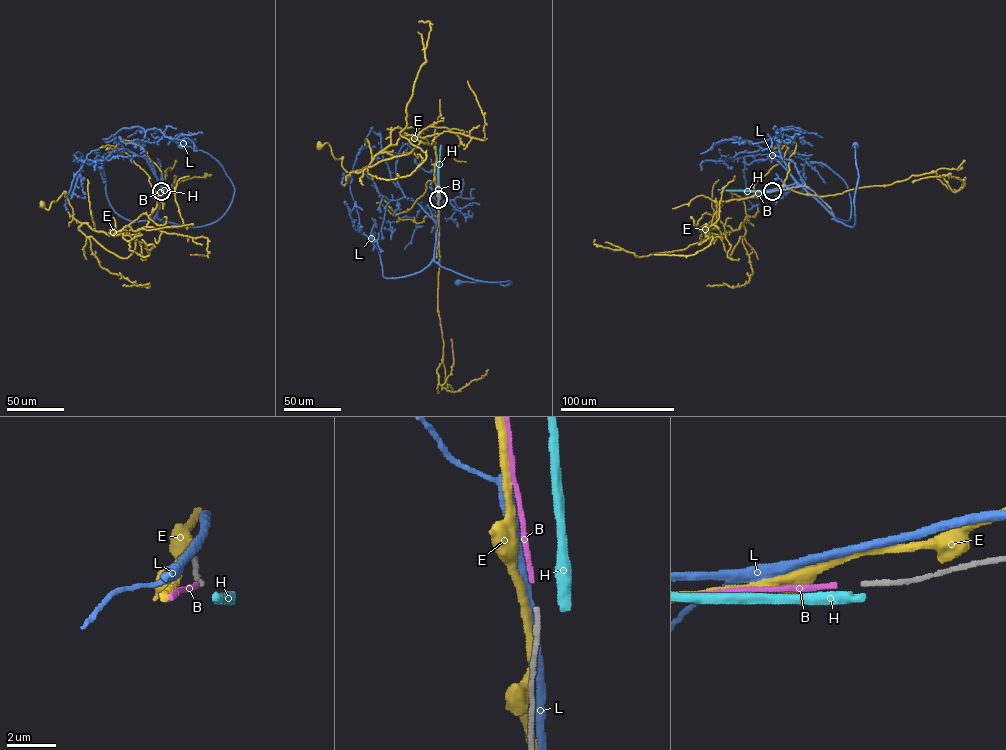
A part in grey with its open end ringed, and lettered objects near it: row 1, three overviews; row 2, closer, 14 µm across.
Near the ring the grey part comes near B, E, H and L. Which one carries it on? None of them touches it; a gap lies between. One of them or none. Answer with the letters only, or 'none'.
B

